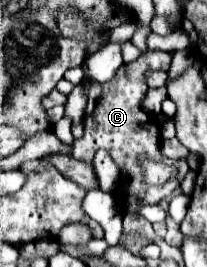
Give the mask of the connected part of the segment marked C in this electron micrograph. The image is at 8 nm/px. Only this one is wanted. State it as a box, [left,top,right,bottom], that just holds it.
[72,50,172,184]

